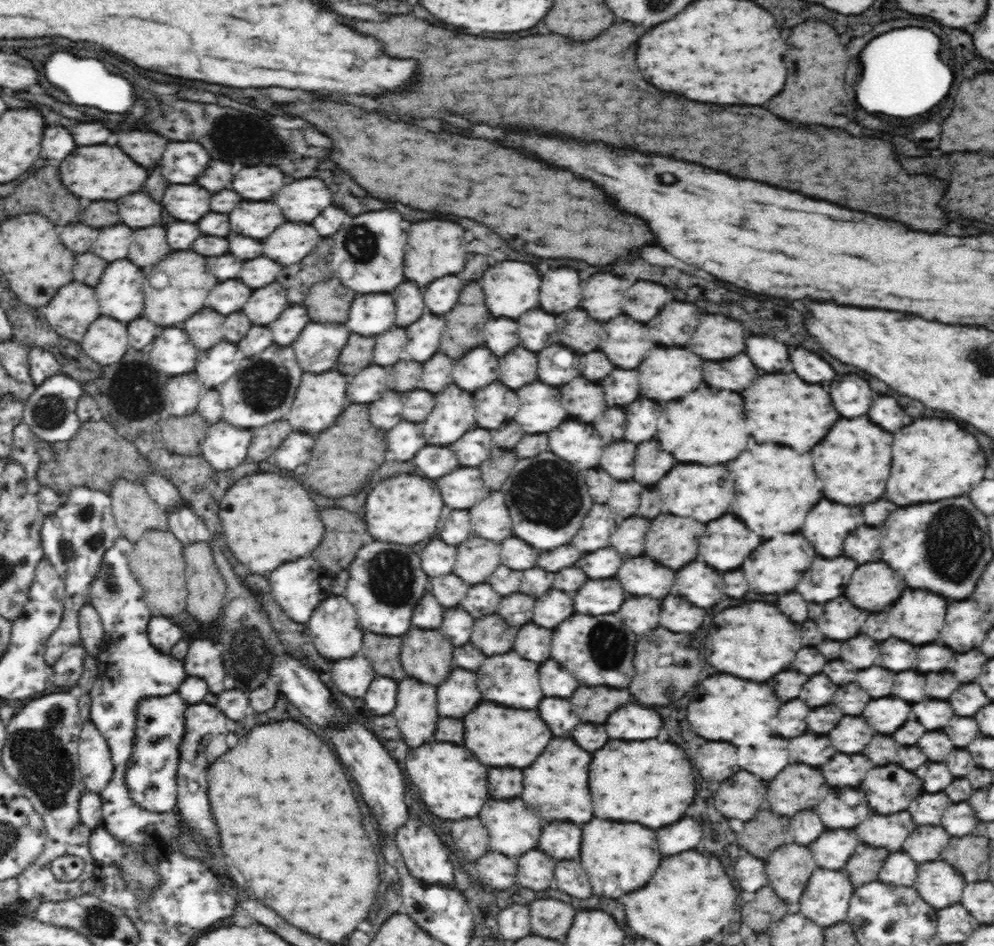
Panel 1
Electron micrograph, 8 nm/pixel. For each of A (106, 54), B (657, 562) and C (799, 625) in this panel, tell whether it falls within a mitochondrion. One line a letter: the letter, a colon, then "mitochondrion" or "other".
A: other
B: other
C: other

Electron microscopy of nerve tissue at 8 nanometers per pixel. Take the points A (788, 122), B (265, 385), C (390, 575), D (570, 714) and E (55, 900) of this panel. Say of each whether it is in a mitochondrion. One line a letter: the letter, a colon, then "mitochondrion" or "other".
A: other
B: mitochondrion
C: mitochondrion
D: other
E: other

